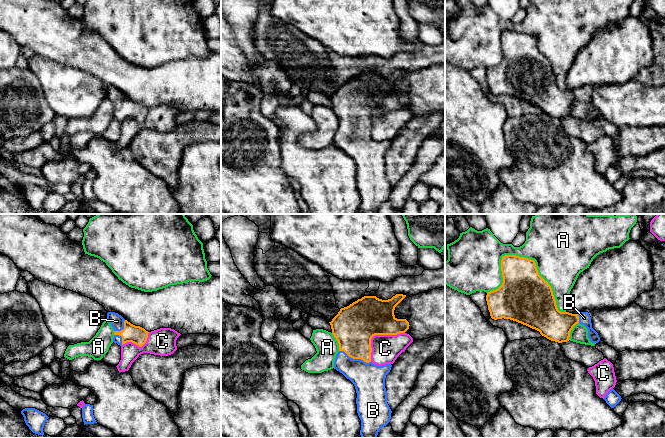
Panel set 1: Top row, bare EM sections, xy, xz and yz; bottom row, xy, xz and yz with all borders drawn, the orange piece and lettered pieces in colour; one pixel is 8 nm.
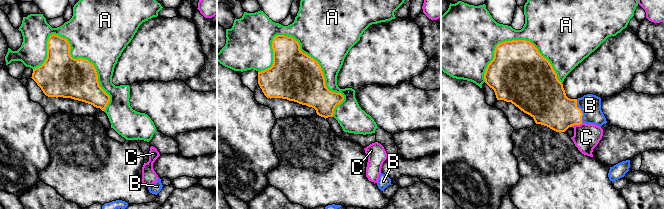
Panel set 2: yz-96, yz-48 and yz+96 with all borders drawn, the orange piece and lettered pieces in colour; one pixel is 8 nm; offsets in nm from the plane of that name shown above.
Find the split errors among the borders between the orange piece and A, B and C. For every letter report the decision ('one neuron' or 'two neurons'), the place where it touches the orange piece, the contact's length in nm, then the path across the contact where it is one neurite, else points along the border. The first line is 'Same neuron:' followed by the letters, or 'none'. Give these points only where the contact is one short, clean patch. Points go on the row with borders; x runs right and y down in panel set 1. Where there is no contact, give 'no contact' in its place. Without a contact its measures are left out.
Same neuron: B
A: two neurons; meets orange in yz at (537, 272); contact 700 nm long
B: one neuron; meets orange in xz at (355, 358); contact 280 nm long; runs through xz (353, 327), (355, 358), (356, 366), (369, 379)
C: two neurons; meets orange in xz at (376, 334); contact 360 nm long

